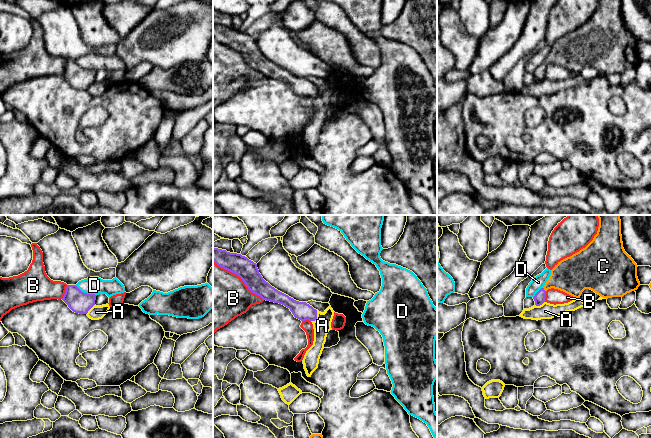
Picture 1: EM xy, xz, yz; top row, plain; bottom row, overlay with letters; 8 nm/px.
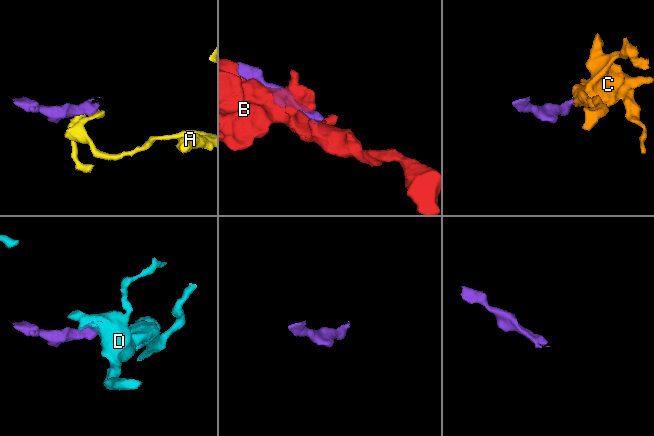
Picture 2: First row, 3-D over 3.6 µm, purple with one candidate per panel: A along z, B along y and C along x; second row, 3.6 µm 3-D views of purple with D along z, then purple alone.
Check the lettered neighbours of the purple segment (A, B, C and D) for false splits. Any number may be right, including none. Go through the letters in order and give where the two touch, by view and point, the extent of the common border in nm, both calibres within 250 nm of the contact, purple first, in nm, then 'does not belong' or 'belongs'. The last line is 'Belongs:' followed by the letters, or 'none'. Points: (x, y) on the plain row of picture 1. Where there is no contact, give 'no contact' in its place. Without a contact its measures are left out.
A: xz (316, 93) | 110 nm | 140/140 nm | does not belong
B: xz (239, 52) | 500 nm | 170/460 nm | does not belong
C: yz (543, 65) | 40 nm | 90/280 nm | belongs
D: xy (86, 69) | 190 nm | 180/140 nm | does not belong
Belongs: C

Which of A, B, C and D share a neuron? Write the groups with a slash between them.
A / B / C / D

